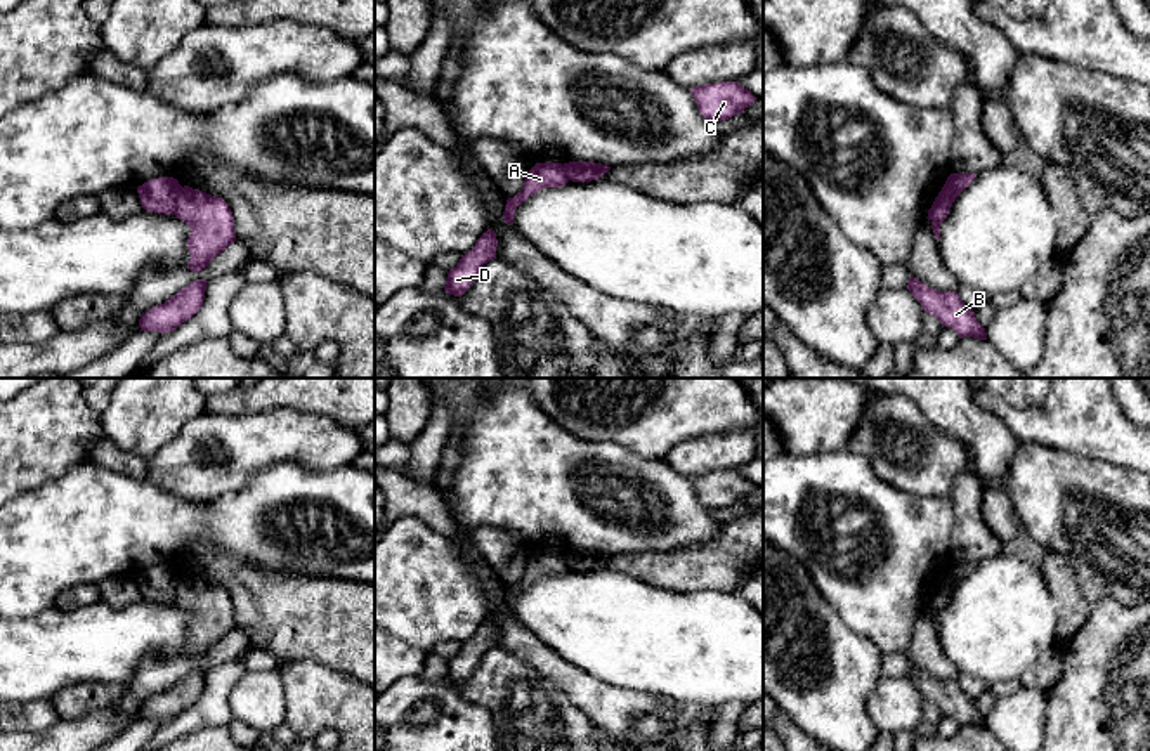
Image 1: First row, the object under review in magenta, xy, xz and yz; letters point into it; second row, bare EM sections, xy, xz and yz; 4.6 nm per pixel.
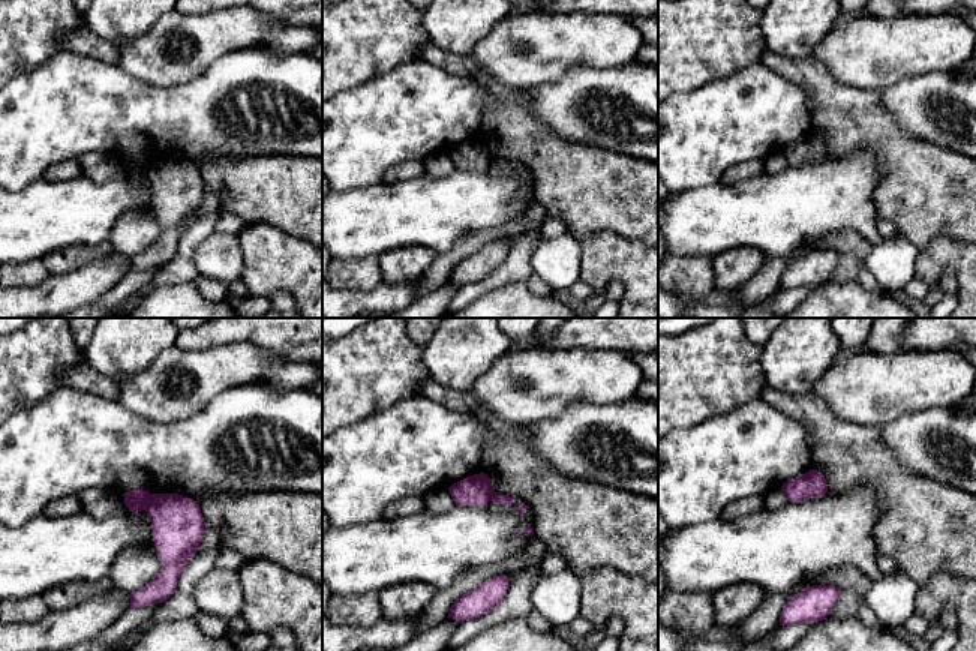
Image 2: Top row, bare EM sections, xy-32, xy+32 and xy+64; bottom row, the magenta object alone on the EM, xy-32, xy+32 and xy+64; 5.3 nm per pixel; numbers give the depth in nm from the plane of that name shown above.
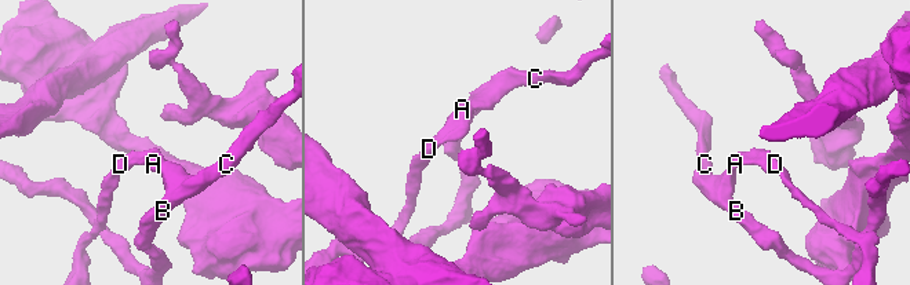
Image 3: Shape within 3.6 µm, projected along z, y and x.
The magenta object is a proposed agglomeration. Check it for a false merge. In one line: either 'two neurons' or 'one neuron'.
two neurons

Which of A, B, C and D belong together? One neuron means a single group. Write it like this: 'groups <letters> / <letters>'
groups A D / B C

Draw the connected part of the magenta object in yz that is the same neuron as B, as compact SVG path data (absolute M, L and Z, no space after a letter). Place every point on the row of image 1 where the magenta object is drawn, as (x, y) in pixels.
M909 278L907 290L921 304L925 312L935 316L942 326L952 328L959 338L973 336L987 340L985 328L956 291L937 291L916 278Z

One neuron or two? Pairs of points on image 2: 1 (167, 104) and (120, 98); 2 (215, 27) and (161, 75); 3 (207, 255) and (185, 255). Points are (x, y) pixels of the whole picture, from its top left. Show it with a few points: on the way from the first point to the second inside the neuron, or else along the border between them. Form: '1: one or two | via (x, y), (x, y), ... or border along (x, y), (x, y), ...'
1: one | via (155, 104), (132, 104)
2: one | via (201, 44), (201, 51), (189, 65), (177, 65)
3: two | border along (213, 230), (195, 249), (194, 266), (198, 273)

